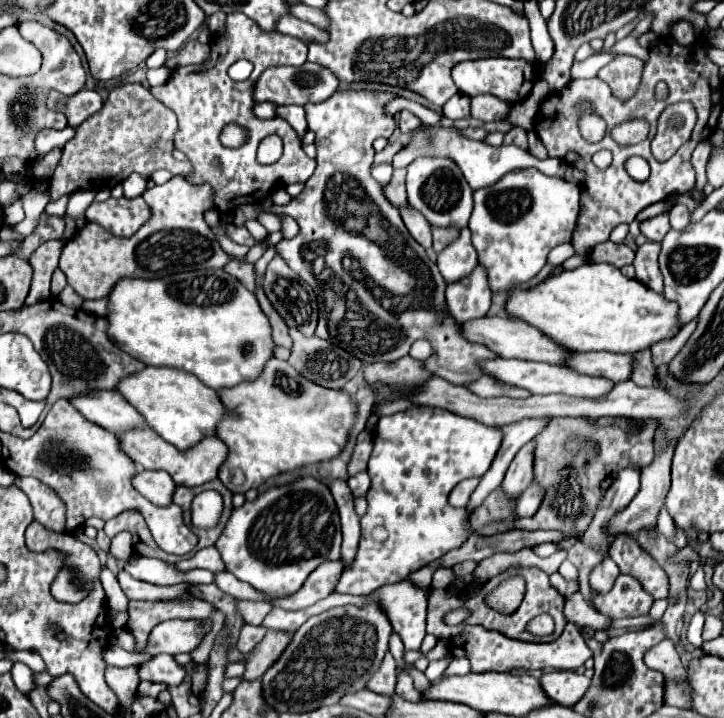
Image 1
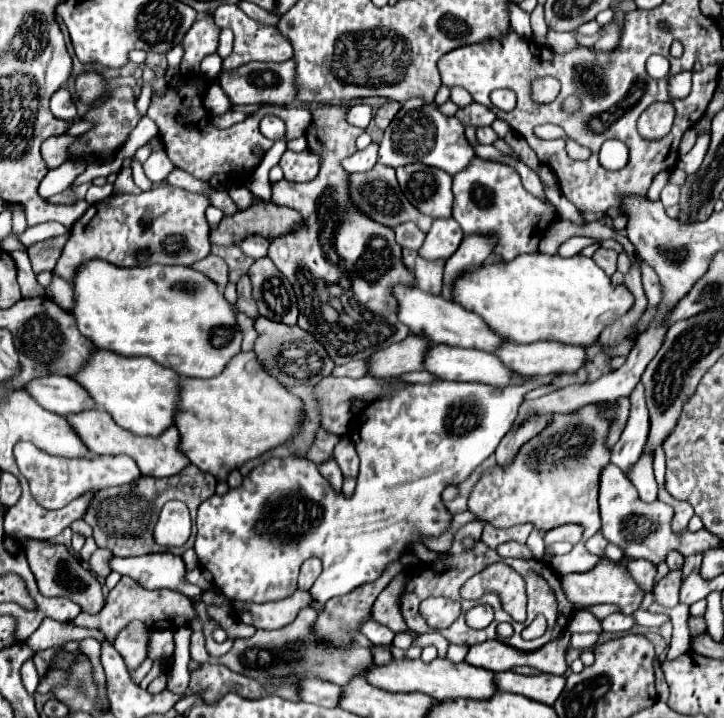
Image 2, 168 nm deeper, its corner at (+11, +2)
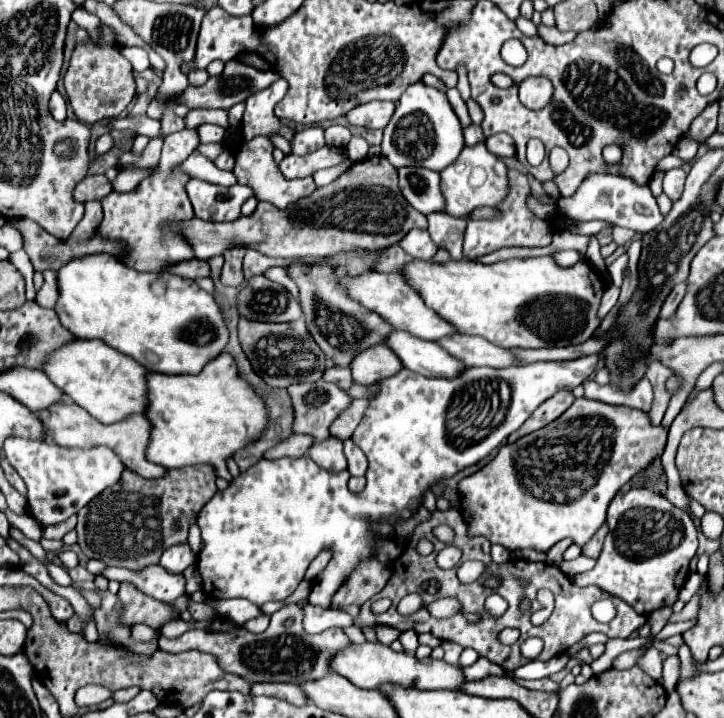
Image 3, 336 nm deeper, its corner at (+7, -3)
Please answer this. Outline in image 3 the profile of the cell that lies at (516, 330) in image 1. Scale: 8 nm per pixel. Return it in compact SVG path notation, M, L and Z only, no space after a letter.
M369 271L369 273L363 273L361 277L345 279L345 285L349 289L349 295L355 297L355 301L359 301L367 309L379 313L381 317L385 317L385 321L389 321L399 331L407 331L413 337L427 339L427 341L439 341L447 335L457 333L457 329L453 329L453 325L449 325L449 321L445 323L443 317L439 317L437 313L433 313L431 307L425 305L423 297L399 273Z

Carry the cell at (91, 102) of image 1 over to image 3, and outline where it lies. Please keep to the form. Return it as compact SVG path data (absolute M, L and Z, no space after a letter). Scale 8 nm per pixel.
M53 93L51 101L49 101L49 111L57 121L65 121L67 119L67 101L61 93Z

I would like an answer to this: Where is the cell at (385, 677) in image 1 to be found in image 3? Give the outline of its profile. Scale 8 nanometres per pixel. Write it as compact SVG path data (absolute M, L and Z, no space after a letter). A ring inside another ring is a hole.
M285 605L281 611L271 615L271 623L265 633L253 635L243 627L229 629L225 633L215 633L207 629L191 629L177 639L159 637L159 649L167 653L181 653L181 651L205 651L217 657L221 669L227 673L239 675L249 683L307 683L317 681L331 673L331 659L351 641L341 627L325 629L317 635L309 635L303 629L303 609L299 605ZM293 619L293 627L285 627L283 621Z

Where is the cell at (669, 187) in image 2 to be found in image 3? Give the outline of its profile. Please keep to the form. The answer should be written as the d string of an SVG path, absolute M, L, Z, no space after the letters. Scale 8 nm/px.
M671 169L665 173L665 179L663 179L663 193L671 199L671 201L677 201L683 193L683 183L685 183L685 177L687 173L683 169Z

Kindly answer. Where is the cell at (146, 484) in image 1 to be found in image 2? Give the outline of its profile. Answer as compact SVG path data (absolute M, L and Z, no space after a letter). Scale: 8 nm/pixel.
M29 442L15 444L13 448L15 462L19 466L19 472L27 478L29 490L37 504L41 504L45 510L59 510L67 506L71 500L83 496L85 492L97 490L97 488L109 488L109 486L123 486L141 476L137 464L129 456L89 456L89 458L63 458L63 456L49 456L47 452L41 452Z

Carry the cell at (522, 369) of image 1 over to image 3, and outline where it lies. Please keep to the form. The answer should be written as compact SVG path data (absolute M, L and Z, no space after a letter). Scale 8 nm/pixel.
M393 331L385 339L385 345L397 353L405 369L423 377L453 379L467 369L463 361L447 353L439 343L417 339L405 331Z

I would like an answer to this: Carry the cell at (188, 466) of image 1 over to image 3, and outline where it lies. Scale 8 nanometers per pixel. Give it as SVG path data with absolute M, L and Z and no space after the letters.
M63 401L63 403L53 405L51 409L41 411L41 421L45 423L49 439L53 439L61 447L89 449L89 447L103 445L103 447L113 449L125 461L127 469L135 471L137 475L141 475L145 479L157 479L157 477L163 477L167 473L167 469L163 465L151 463L145 455L145 451L149 447L149 439L151 439L151 429L153 429L151 421L145 415L133 417L129 421L119 421L119 423L113 423L113 425L105 425L105 423L97 421L95 417L91 417L89 413L85 413L85 409L77 407L75 403Z

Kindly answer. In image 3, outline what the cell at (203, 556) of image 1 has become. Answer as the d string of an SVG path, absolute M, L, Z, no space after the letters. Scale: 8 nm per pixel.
M197 563L189 565L185 571L183 571L185 579L187 579L187 595L195 593L201 589L201 575L199 575L199 569L197 569Z

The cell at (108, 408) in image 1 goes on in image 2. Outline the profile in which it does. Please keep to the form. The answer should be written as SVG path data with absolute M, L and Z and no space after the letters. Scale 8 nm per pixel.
M47 374L33 378L29 384L25 384L25 390L37 400L39 406L59 416L69 416L83 412L85 408L93 408L89 394L77 382L69 380L69 376Z

